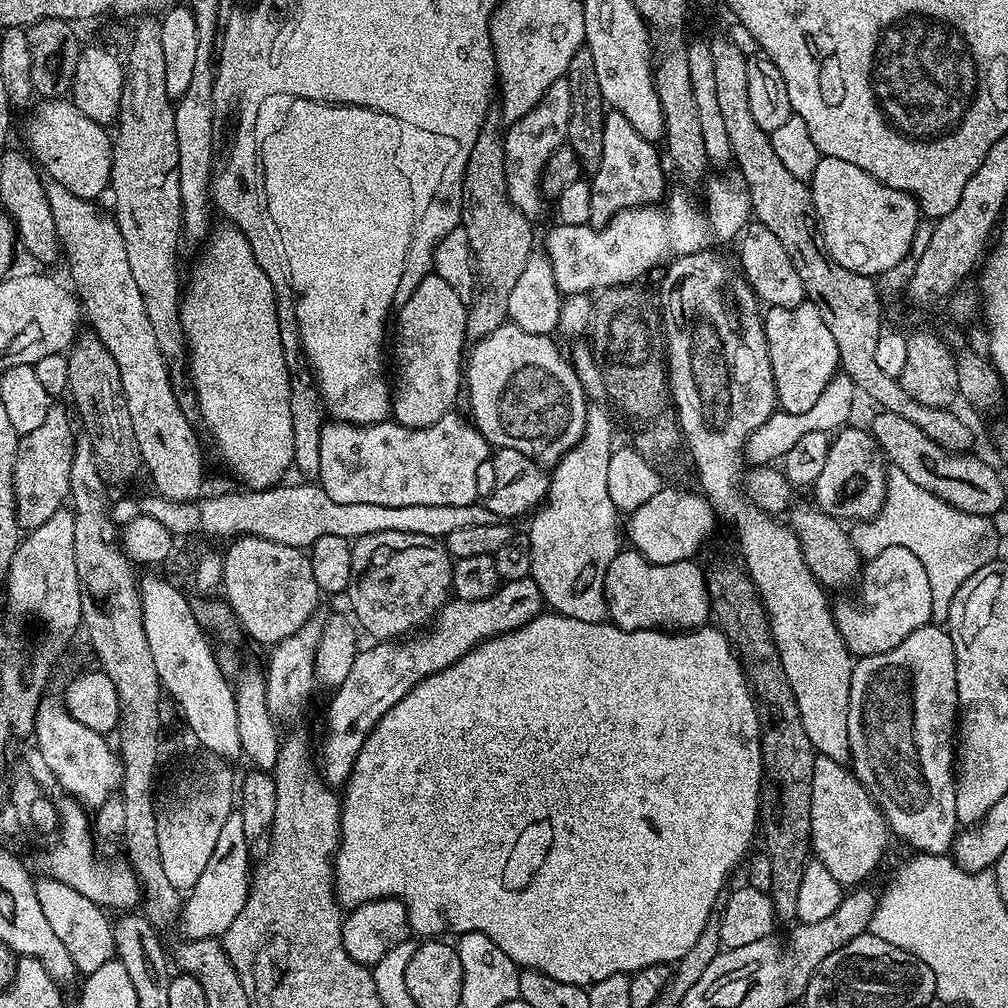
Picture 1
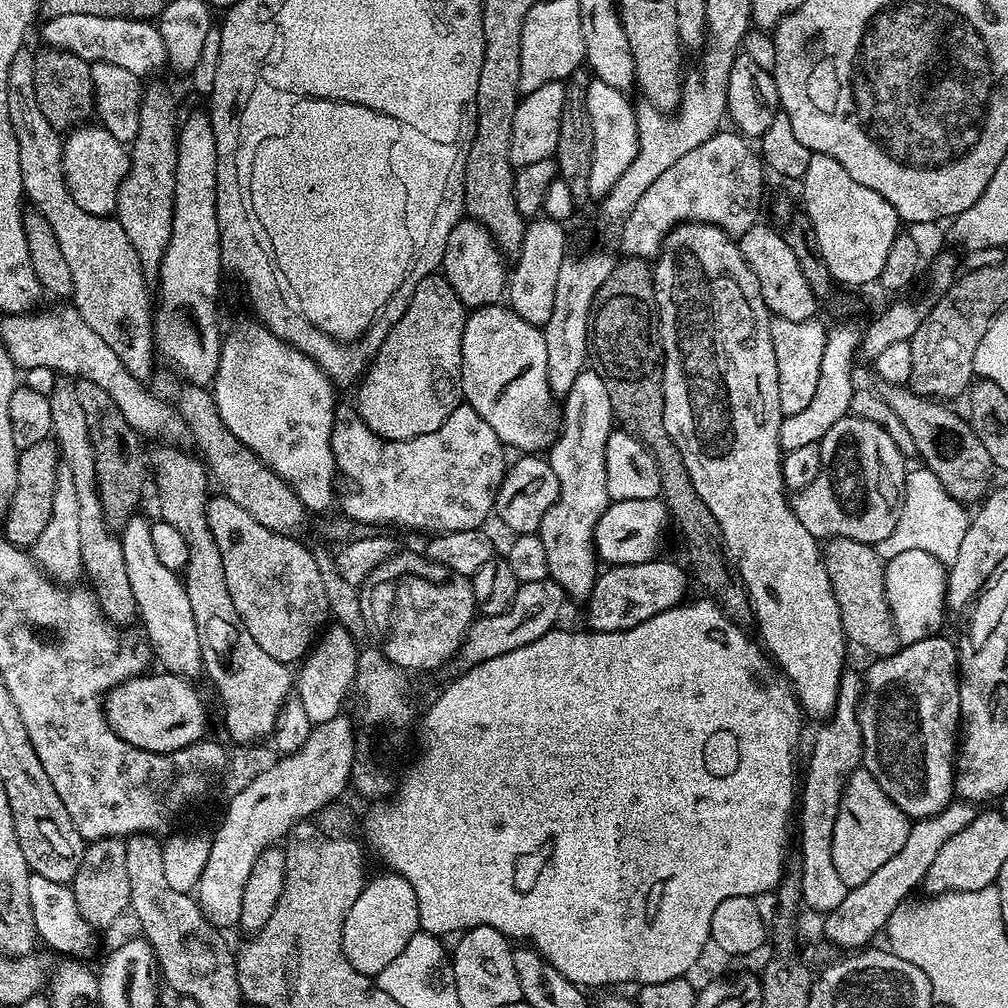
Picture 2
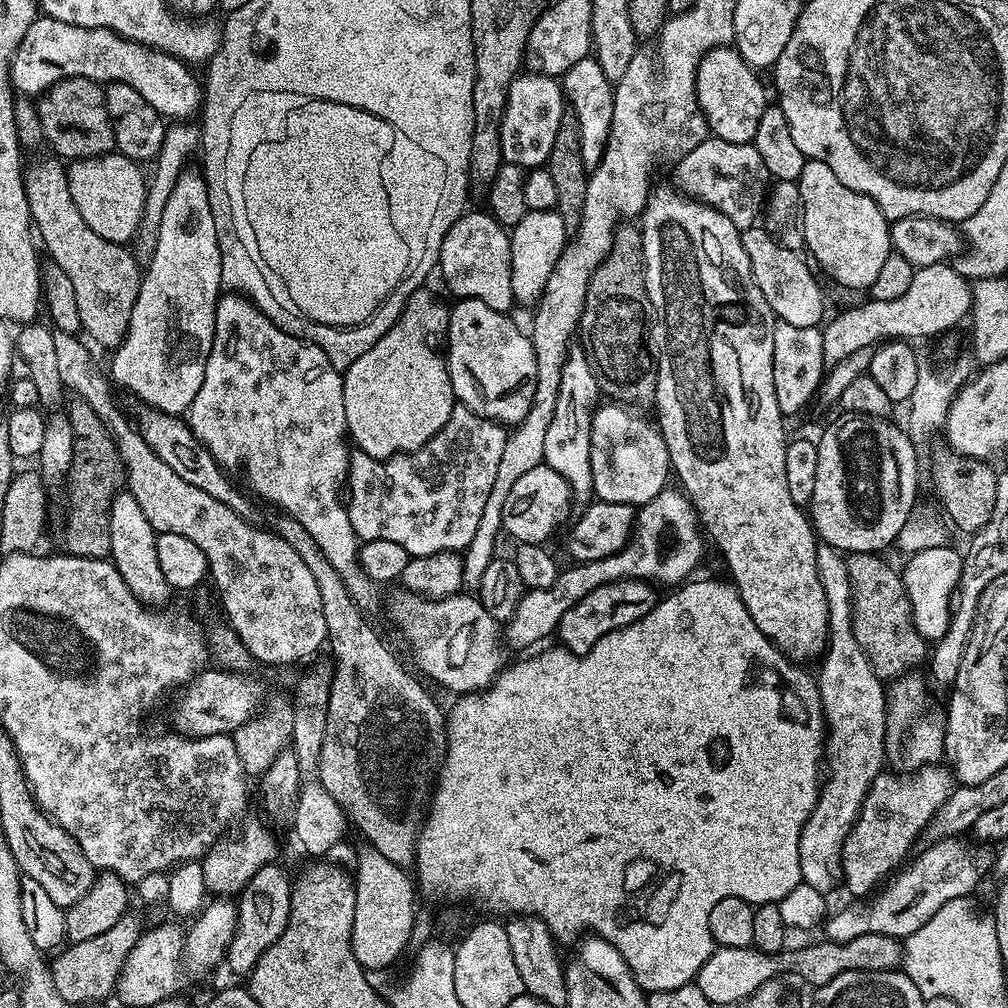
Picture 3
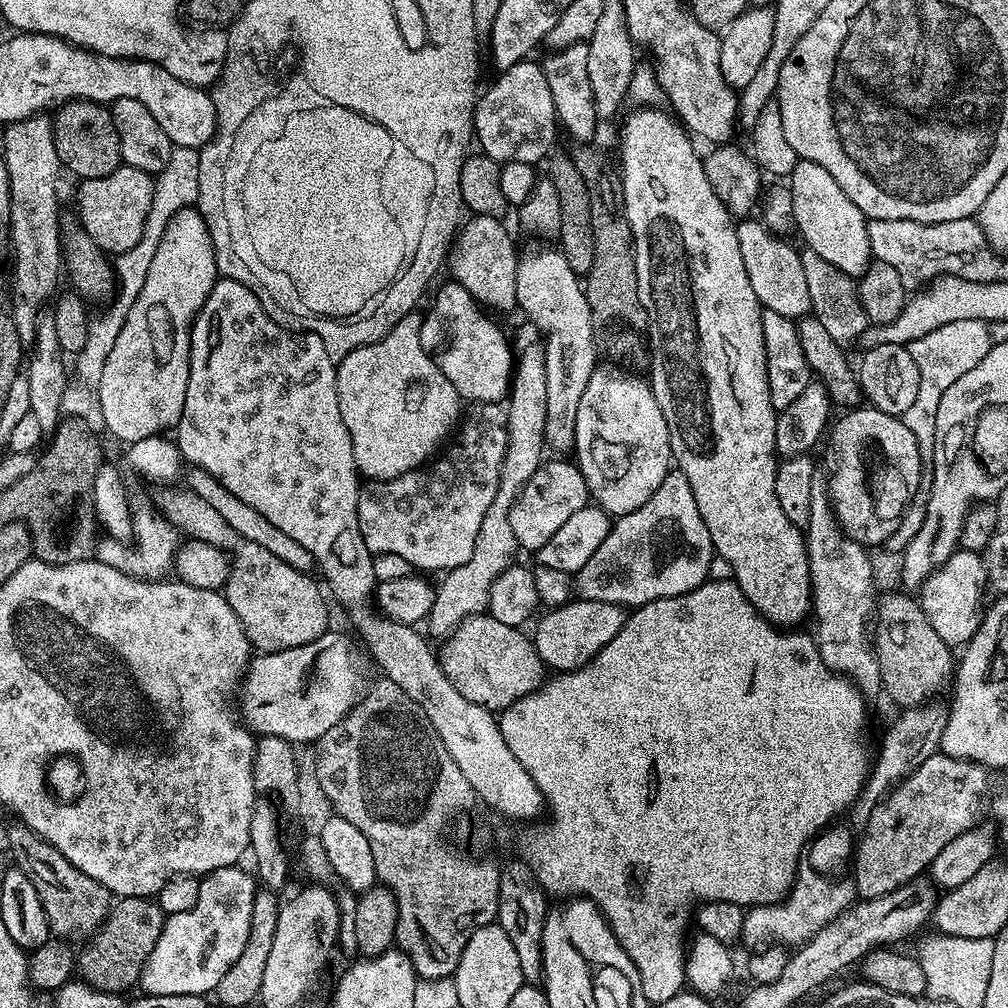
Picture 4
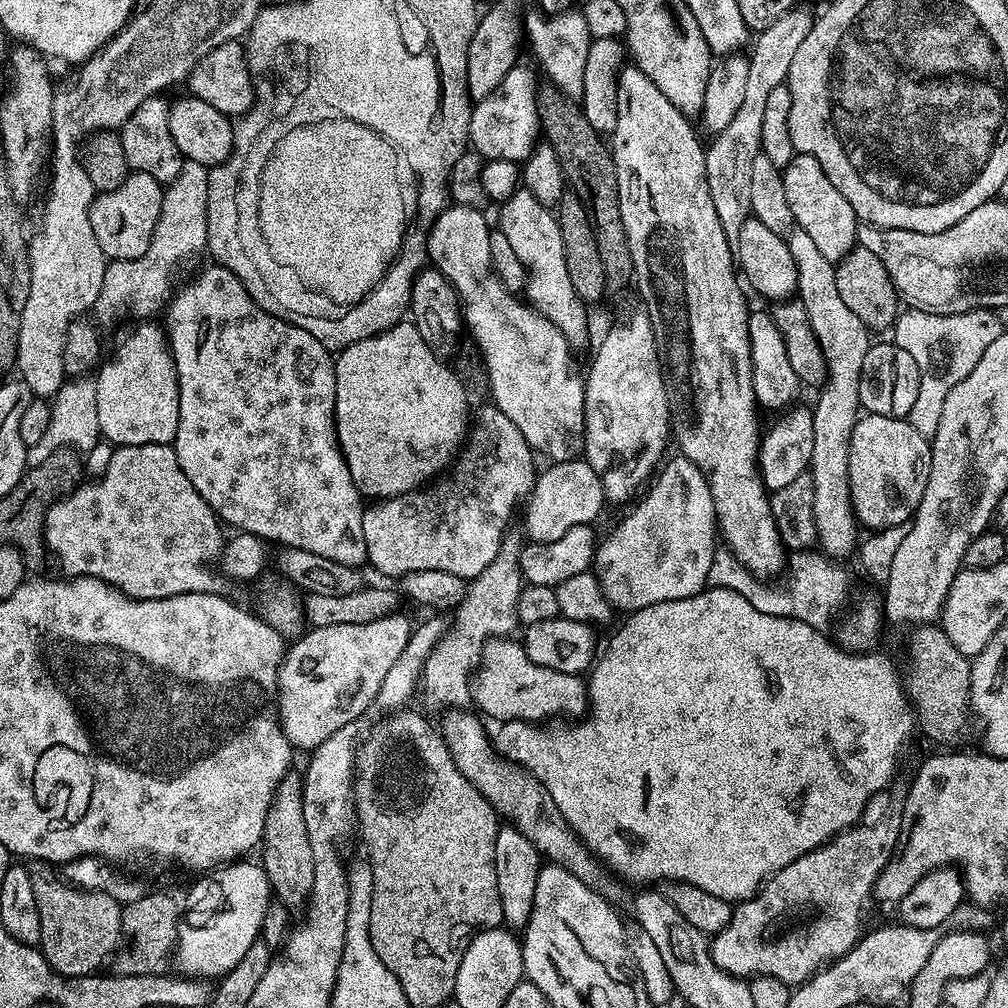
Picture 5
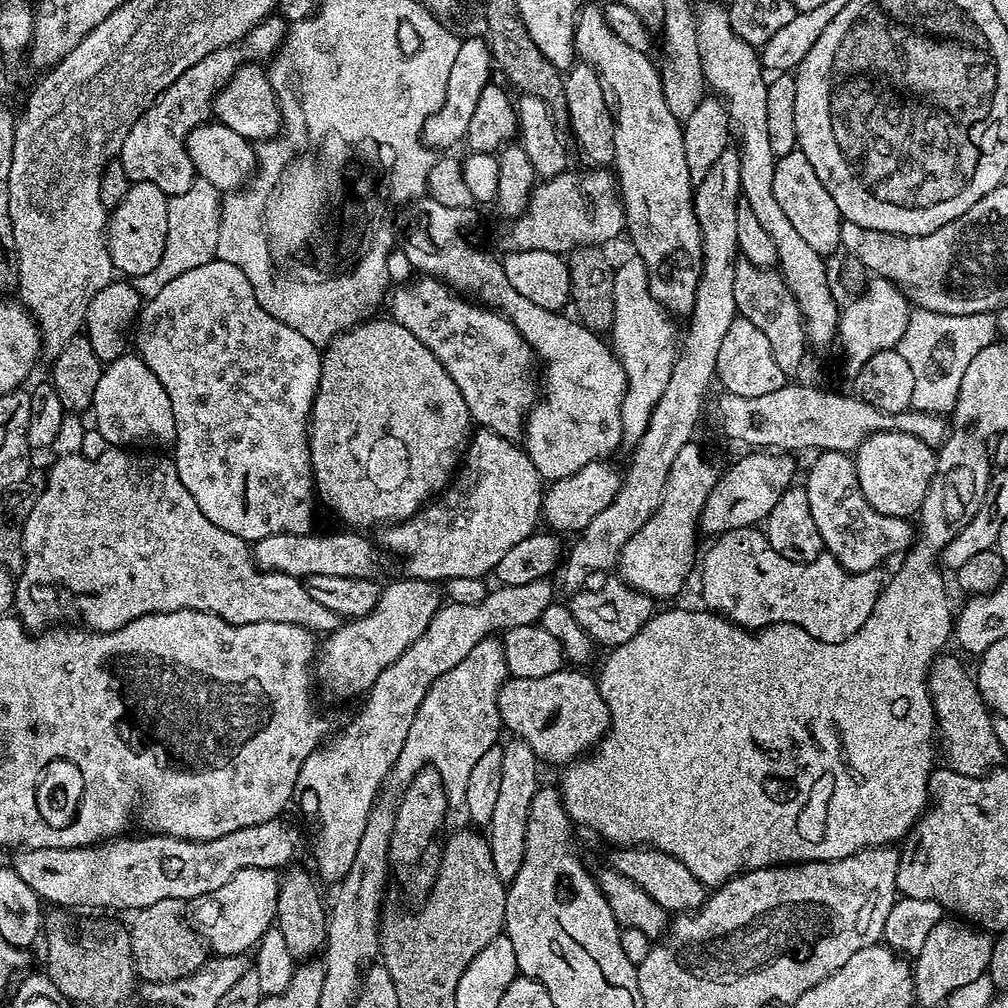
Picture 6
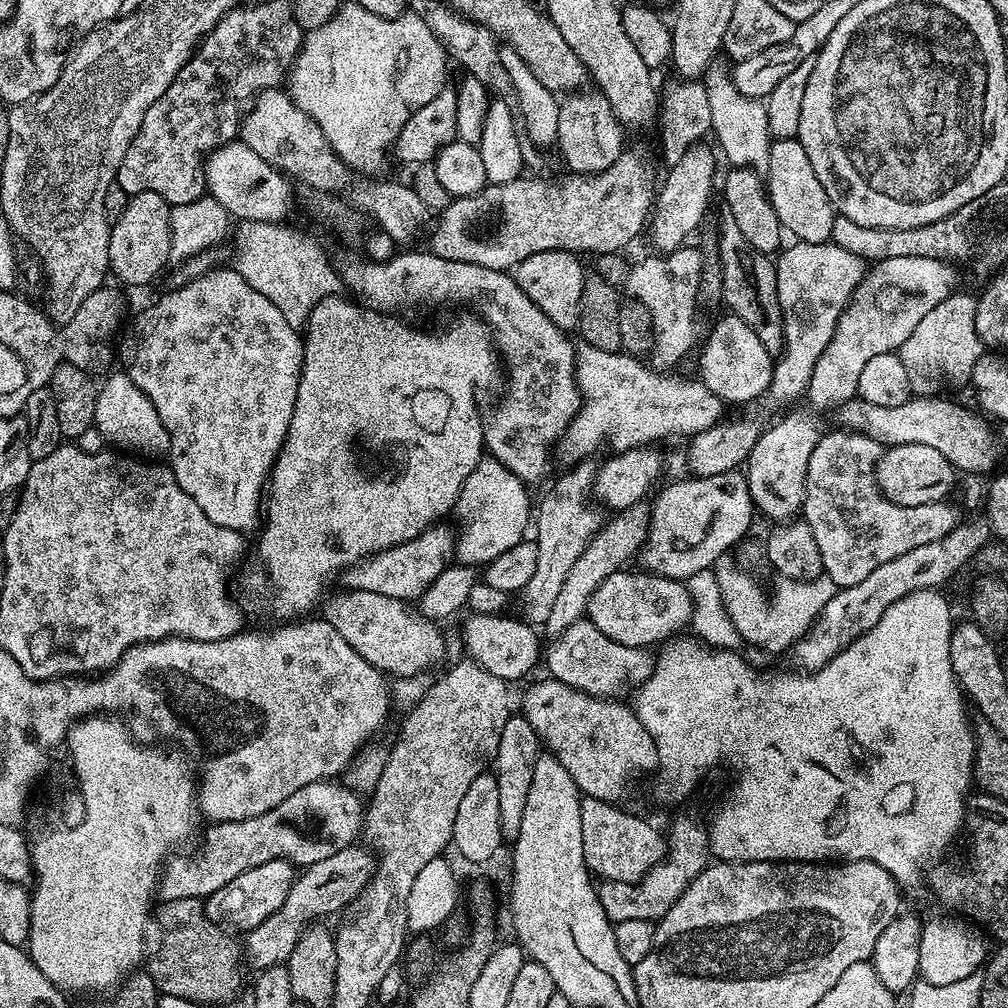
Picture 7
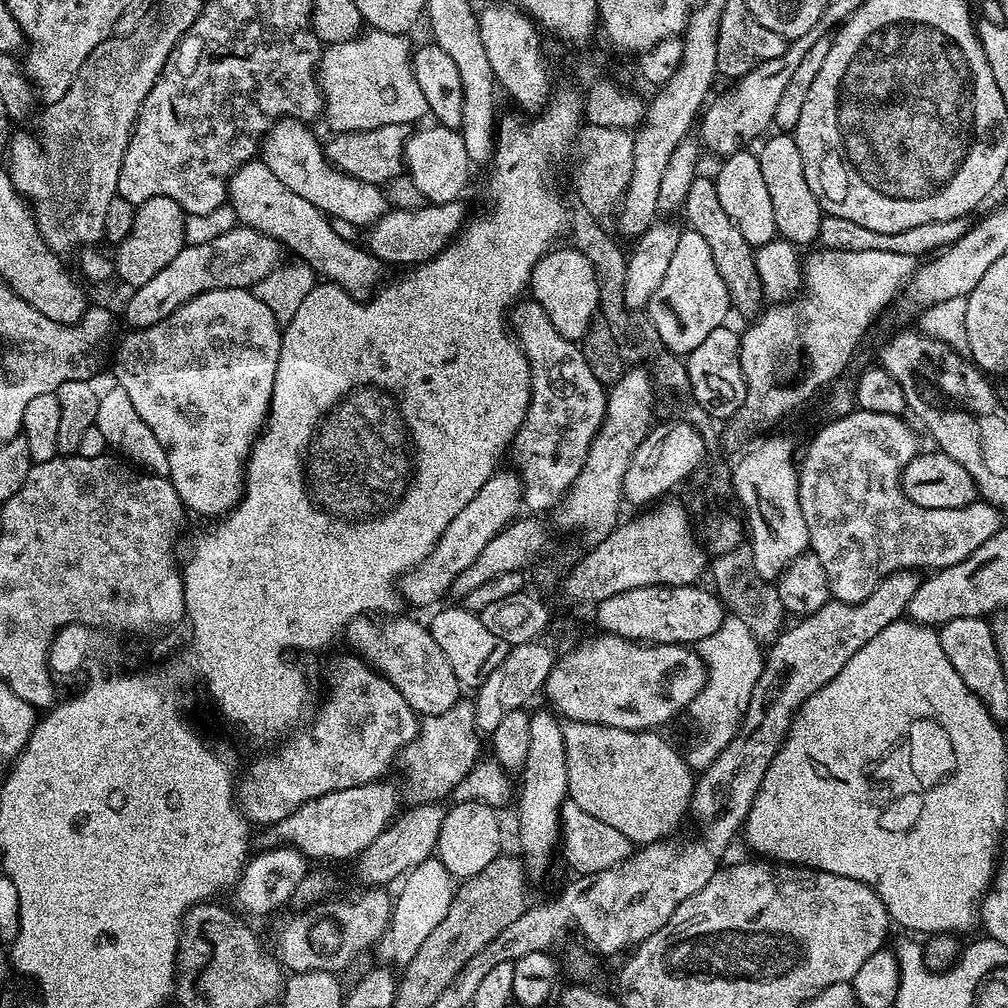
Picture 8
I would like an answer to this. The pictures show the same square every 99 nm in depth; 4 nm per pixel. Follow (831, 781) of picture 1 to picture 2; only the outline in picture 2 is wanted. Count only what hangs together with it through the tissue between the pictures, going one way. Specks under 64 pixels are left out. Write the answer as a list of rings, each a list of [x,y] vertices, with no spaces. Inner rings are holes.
[[[861,766],[850,773],[844,782],[844,793],[838,806],[838,814],[834,818],[834,834],[832,849],[834,850],[834,867],[846,886],[862,886],[874,870],[881,868],[898,850],[902,850],[906,842],[906,834],[910,827],[910,818],[890,798],[886,798],[886,790],[874,782],[874,774]]]

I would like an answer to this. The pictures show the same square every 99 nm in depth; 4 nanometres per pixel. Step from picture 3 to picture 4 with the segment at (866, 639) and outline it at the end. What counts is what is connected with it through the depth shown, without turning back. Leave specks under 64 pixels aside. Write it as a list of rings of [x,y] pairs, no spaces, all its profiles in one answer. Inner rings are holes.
[[[899,590],[900,592],[888,592],[879,597],[874,605],[874,651],[876,654],[876,661],[880,667],[880,687],[882,689],[883,695],[886,697],[889,696],[894,703],[897,704],[897,709],[903,710],[906,708],[918,708],[922,704],[929,703],[933,698],[939,697],[936,696],[940,692],[940,687],[944,683],[951,681],[954,676],[954,652],[953,649],[948,647],[946,642],[942,642],[942,638],[938,638],[937,632],[934,631],[934,626],[930,626],[930,621],[926,619],[926,614],[922,610],[919,599],[913,598],[912,600],[907,591]]]

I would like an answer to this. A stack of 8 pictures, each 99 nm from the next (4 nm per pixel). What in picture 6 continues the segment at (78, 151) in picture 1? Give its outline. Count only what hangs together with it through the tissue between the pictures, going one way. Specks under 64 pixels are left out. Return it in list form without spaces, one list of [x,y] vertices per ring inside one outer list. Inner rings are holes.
[[[142,182],[132,184],[116,208],[111,209],[106,220],[106,239],[112,267],[117,273],[135,278],[142,274],[150,274],[150,270],[158,266],[158,258],[162,258],[166,242],[168,202],[169,197],[164,196],[162,190],[154,186],[154,182]]]

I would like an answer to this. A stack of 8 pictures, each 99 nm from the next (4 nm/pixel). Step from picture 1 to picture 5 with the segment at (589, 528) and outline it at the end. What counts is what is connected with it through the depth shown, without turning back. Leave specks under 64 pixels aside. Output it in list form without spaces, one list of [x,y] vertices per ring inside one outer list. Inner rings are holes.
[[[523,186],[517,188],[516,193],[503,201],[499,208],[498,231],[506,234],[506,242],[510,242],[514,254],[518,254],[518,262],[524,264],[527,303],[542,318],[554,322],[573,349],[580,350],[588,340],[589,309],[574,292],[570,274],[566,271],[566,250],[562,246],[562,230],[557,213],[549,205],[538,202],[538,198],[534,198],[534,194]]]

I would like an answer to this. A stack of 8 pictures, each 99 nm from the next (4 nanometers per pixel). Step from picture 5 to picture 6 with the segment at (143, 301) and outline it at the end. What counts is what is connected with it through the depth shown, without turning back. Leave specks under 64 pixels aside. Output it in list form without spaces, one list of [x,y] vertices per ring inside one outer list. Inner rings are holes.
[[[199,178],[193,180],[190,190],[171,197],[168,202],[166,242],[158,266],[150,274],[135,277],[134,283],[142,298],[155,298],[162,286],[167,286],[178,274],[206,266],[206,262],[217,259],[218,230],[220,229],[220,206],[222,193],[210,182]]]

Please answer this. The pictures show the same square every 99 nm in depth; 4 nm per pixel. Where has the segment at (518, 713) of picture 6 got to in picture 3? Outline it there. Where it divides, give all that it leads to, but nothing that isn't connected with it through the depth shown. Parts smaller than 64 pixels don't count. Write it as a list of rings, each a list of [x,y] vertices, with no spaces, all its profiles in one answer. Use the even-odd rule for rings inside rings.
[[[399,590],[388,600],[388,612],[408,639],[412,660],[417,668],[436,684],[455,694],[483,692],[492,685],[505,667],[505,645],[498,621],[475,596],[442,596],[421,598],[407,590]]]

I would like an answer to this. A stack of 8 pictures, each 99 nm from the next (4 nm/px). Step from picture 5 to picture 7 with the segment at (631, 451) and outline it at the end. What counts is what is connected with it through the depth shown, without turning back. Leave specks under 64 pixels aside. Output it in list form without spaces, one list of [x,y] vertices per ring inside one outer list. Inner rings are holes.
[[[681,246],[675,252],[667,254],[651,254],[640,260],[628,272],[628,292],[641,304],[648,308],[648,316],[652,319],[652,336],[656,339],[656,349],[652,352],[651,363],[664,370],[672,370],[676,363],[696,344],[696,303],[701,303],[700,278],[704,274],[705,257],[701,249]]]

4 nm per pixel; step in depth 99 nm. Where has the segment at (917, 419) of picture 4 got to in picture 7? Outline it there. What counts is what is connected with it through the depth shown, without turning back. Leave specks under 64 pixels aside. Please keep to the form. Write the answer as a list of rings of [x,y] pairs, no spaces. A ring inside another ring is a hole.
[[[963,290],[947,296],[922,322],[914,329],[914,334],[906,338],[906,342],[898,350],[902,366],[906,366],[906,374],[914,381],[921,393],[933,391],[928,380],[949,380],[952,384],[960,384],[971,377],[975,364],[982,355],[982,345],[978,338],[978,330],[974,326],[977,297],[967,296]]]

